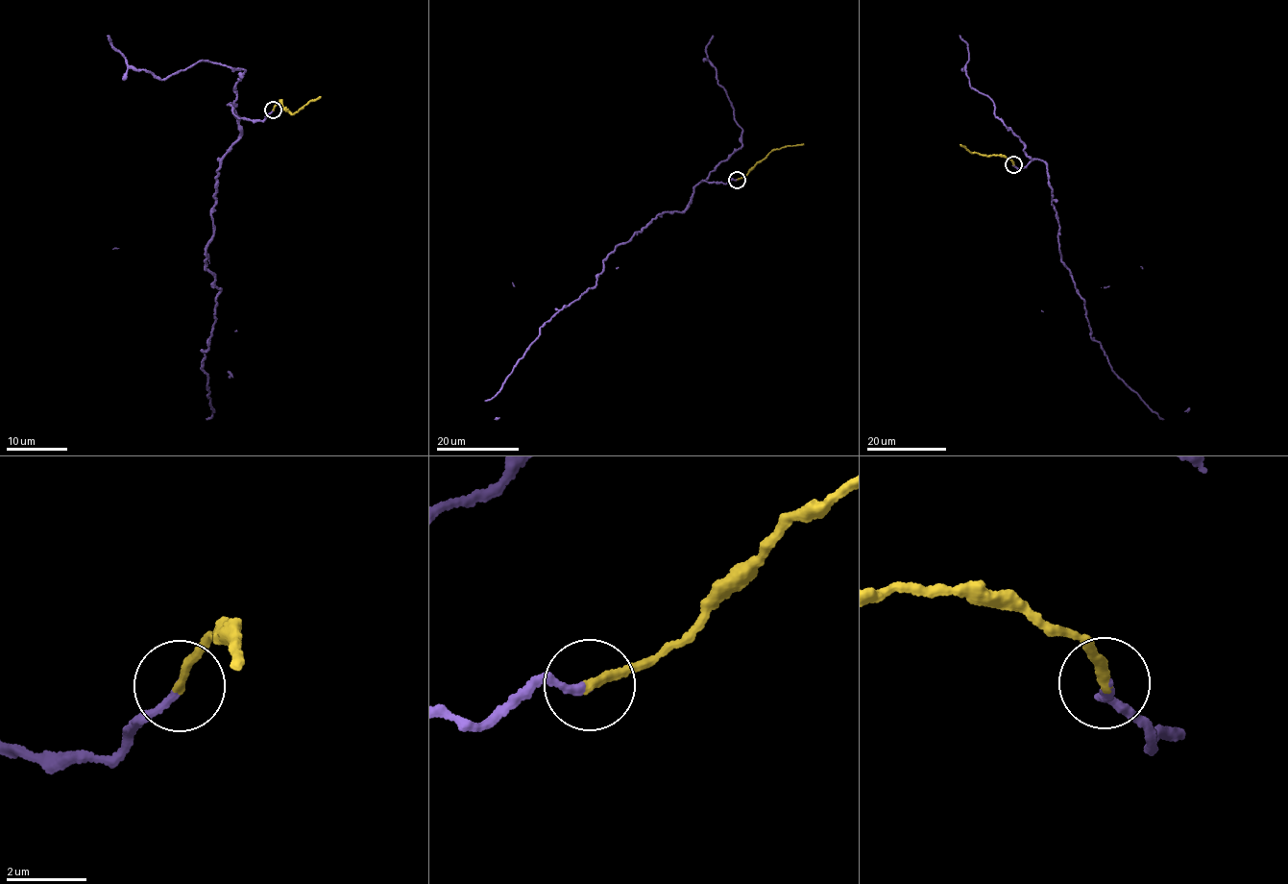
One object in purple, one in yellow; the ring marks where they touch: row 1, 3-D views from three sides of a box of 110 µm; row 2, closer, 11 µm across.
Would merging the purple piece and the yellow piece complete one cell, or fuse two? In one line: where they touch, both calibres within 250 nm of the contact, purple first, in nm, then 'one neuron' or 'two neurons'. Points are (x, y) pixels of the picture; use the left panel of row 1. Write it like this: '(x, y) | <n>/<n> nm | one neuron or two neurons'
(273, 110) | 180/220 nm | one neuron

